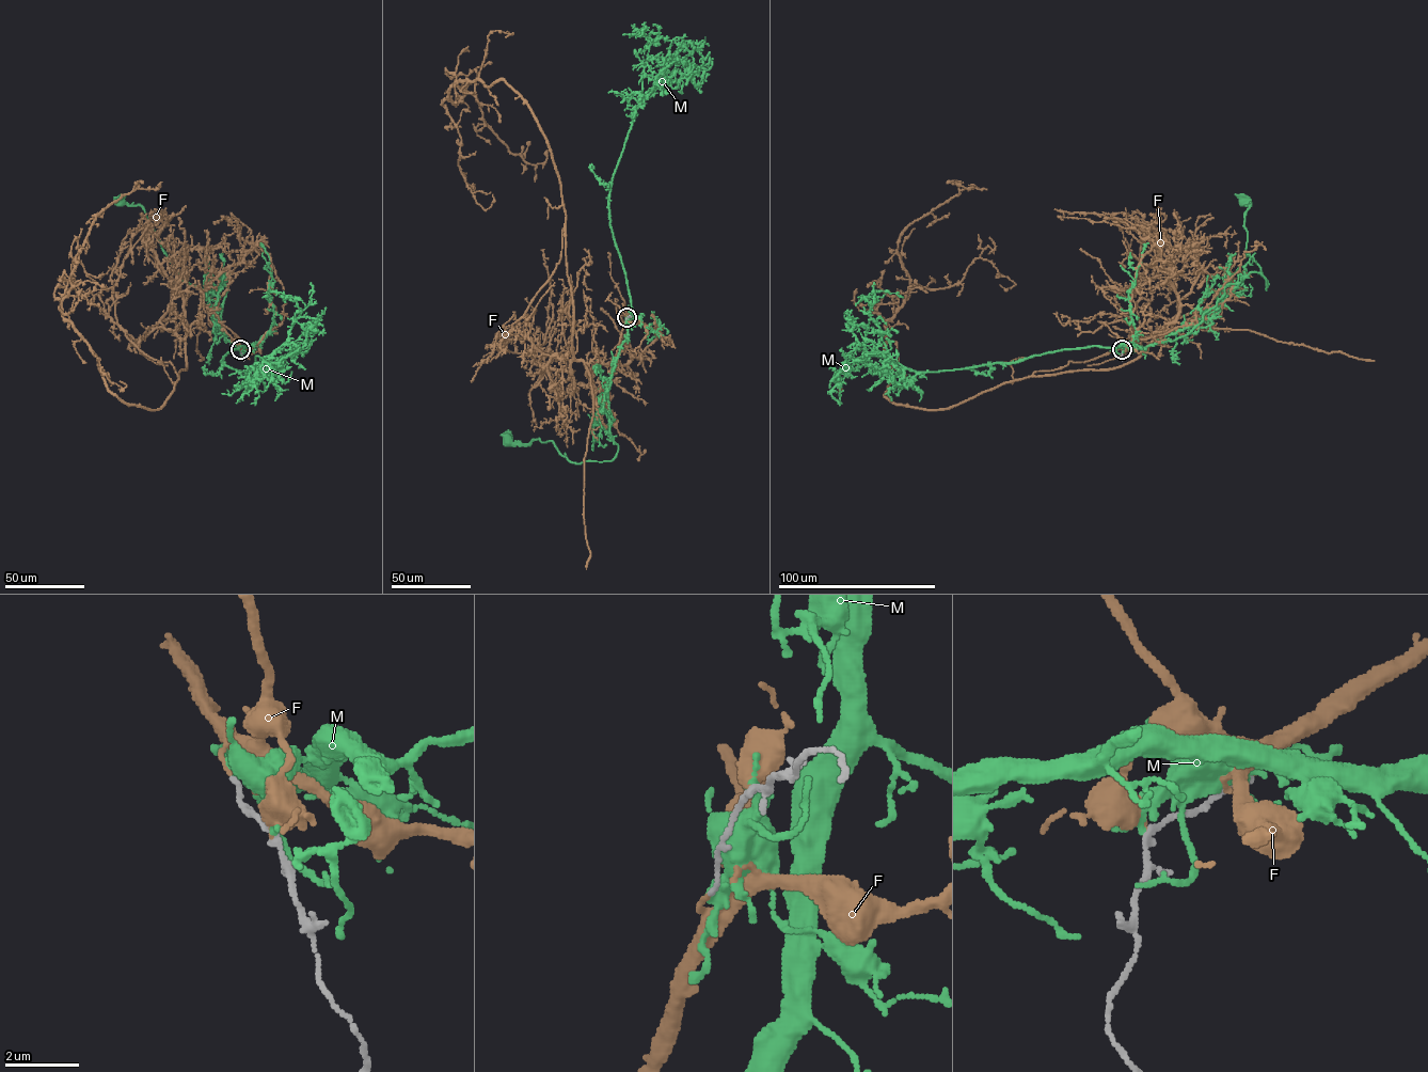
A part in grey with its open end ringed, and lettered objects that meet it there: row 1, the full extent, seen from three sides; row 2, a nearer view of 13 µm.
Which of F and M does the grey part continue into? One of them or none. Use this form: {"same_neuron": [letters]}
{"same_neuron": ["M"]}

